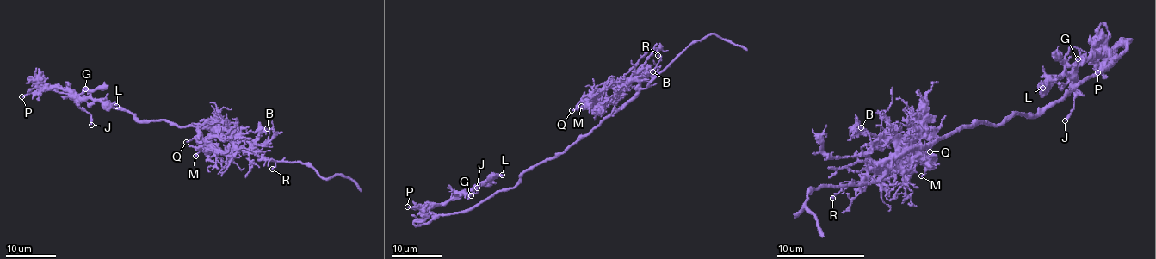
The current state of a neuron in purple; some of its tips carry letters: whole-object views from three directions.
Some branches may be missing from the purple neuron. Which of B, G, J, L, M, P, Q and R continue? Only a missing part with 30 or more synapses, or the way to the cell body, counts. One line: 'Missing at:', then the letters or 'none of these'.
Missing at: none of these

